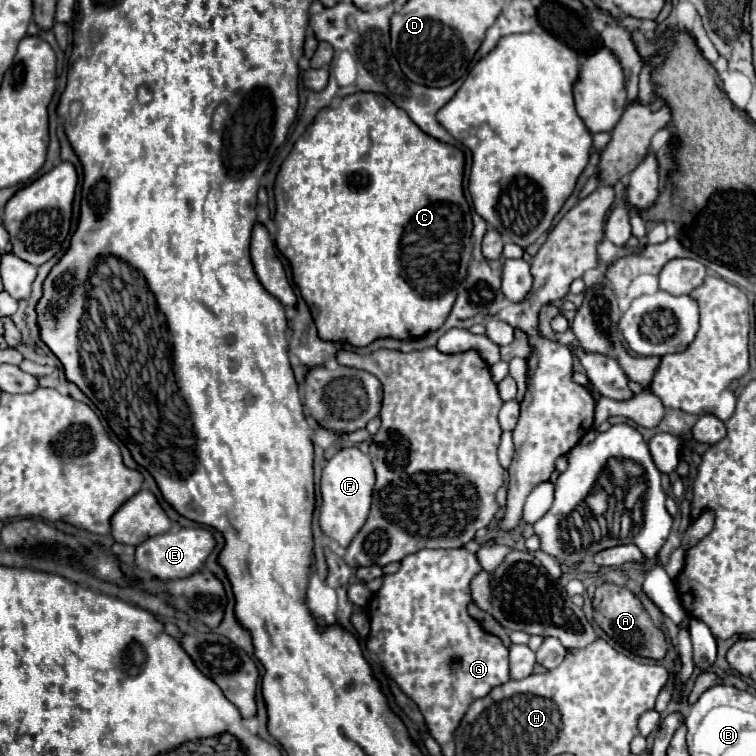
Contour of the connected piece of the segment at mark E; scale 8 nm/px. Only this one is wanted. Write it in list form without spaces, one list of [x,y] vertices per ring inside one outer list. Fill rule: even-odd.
[[[180,528],[176,532],[166,532],[152,536],[136,546],[136,568],[150,572],[160,580],[174,580],[182,576],[190,576],[200,570],[208,554],[214,550],[214,538],[206,528]]]

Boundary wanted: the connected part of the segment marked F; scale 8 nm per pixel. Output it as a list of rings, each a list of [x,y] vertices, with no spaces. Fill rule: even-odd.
[[[344,448],[334,458],[330,458],[322,470],[322,480],[320,480],[320,492],[322,492],[320,528],[322,532],[346,548],[368,518],[372,488],[374,488],[372,462],[358,448]]]

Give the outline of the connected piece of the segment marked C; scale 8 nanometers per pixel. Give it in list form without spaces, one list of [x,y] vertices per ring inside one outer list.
[[[356,92],[342,98],[338,108],[322,108],[312,122],[312,126],[300,136],[300,140],[290,150],[288,158],[282,162],[274,196],[276,196],[276,216],[278,226],[276,246],[286,256],[292,266],[292,278],[300,288],[304,302],[310,308],[312,320],[316,324],[318,336],[324,342],[346,342],[356,348],[364,348],[378,338],[420,338],[438,330],[448,318],[460,282],[466,278],[470,262],[470,234],[472,234],[472,216],[468,202],[462,192],[462,174],[464,174],[464,154],[448,144],[438,142],[436,138],[424,134],[400,108],[396,108],[386,96],[372,92]]]

